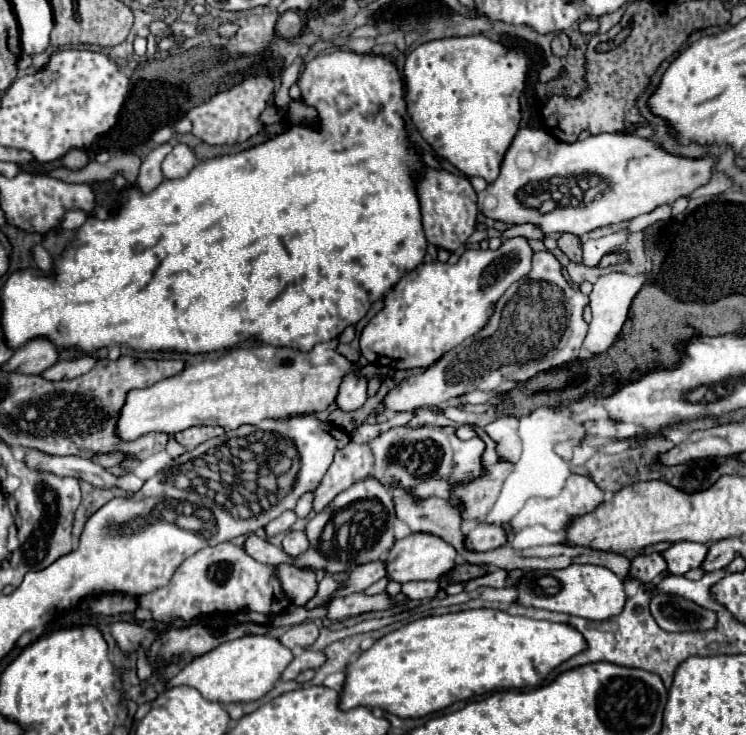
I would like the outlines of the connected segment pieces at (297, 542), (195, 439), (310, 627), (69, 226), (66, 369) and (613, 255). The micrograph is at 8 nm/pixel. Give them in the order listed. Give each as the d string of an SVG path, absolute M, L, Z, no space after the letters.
M287 532L283 538L283 550L291 556L299 556L307 550L307 536L305 532Z
M195 426L195 428L191 428L191 430L179 432L179 434L175 436L175 440L177 440L181 446L185 446L187 450L191 450L191 448L199 446L201 442L205 442L205 440L209 440L209 438L215 438L215 436L221 436L221 434L225 434L225 430L223 430L221 426Z
M303 622L303 624L295 624L291 626L279 640L283 646L287 648L309 648L319 636L319 628L313 622Z
M71 210L65 214L65 220L63 220L63 228L65 230L77 230L79 226L83 226L87 220L87 214L83 210Z
M83 354L83 356L77 356L77 358L67 358L67 360L57 362L51 368L47 368L43 372L43 378L47 378L47 380L65 380L65 378L71 380L71 378L87 374L95 364L97 364L95 356L85 356Z
M609 252L609 254L605 254L605 256L601 258L601 262L599 262L597 266L599 266L599 268L607 268L607 266L621 264L621 262L625 262L625 260L629 260L629 256L627 256L625 252Z

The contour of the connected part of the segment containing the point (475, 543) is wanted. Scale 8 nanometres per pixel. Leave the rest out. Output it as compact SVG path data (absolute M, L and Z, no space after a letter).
M481 522L475 530L467 534L467 548L477 552L487 552L503 546L507 542L507 532L503 526Z

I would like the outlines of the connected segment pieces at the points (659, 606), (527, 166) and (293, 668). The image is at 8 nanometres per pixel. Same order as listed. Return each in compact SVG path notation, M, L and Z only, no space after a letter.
M653 590L649 602L651 616L667 632L685 630L713 630L717 626L717 614L687 598L663 594Z
M521 128L505 154L499 178L479 194L479 210L485 216L503 222L539 224L545 234L571 232L583 236L591 230L621 224L659 206L673 204L681 196L689 196L697 188L705 186L713 172L715 158L709 154L703 158L683 158L667 152L651 138L641 138L635 134L597 134L567 144L555 140L545 130Z
M303 650L303 652L299 652L299 654L293 658L293 662L285 668L281 680L285 680L285 682L287 682L287 680L295 680L299 672L303 672L303 670L307 670L307 668L317 670L323 662L325 662L325 654L323 654L323 652Z

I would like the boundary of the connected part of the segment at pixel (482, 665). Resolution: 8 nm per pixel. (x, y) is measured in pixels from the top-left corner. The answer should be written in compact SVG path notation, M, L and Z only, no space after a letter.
M465 610L427 616L379 638L345 670L339 708L381 708L399 718L421 718L457 700L503 688L537 686L555 666L585 650L583 636L569 624L511 616L501 610Z

